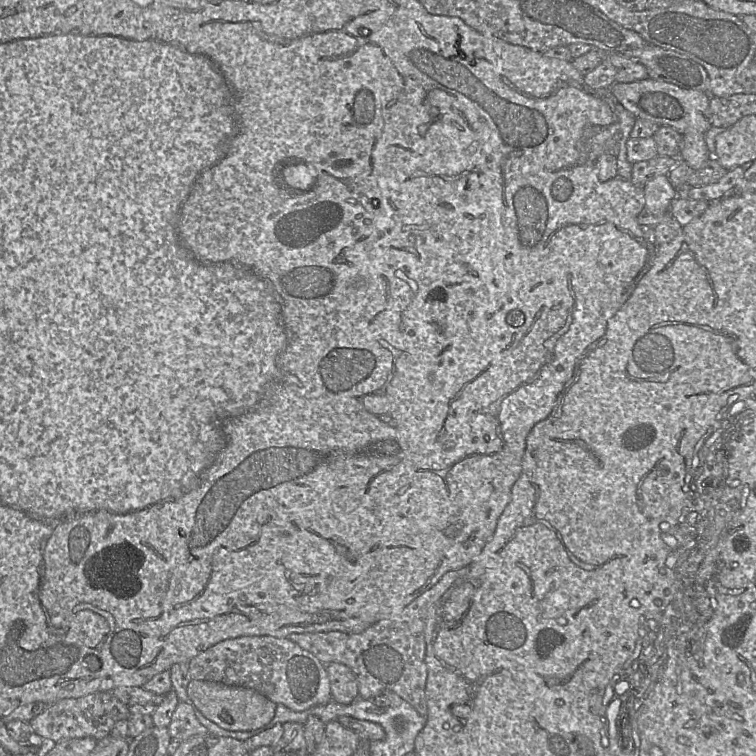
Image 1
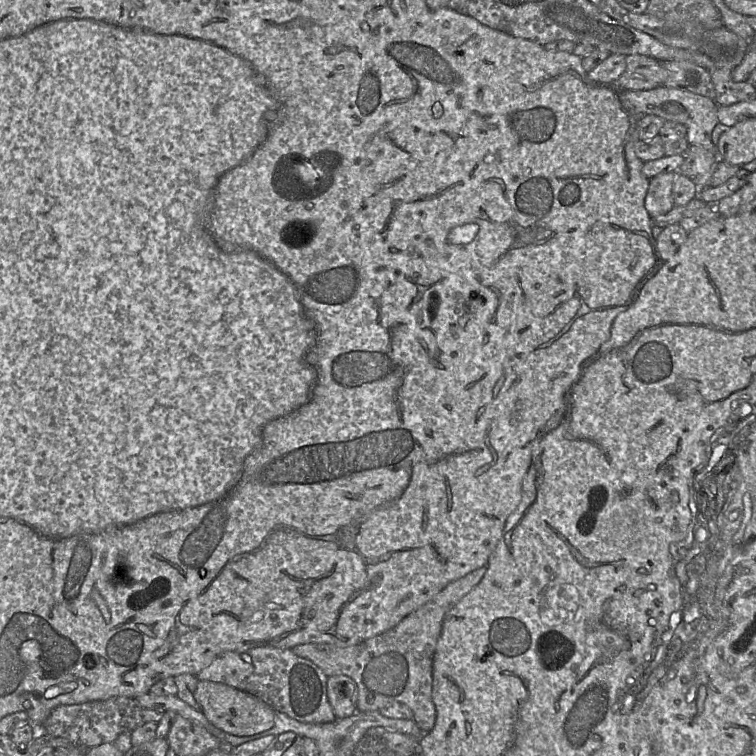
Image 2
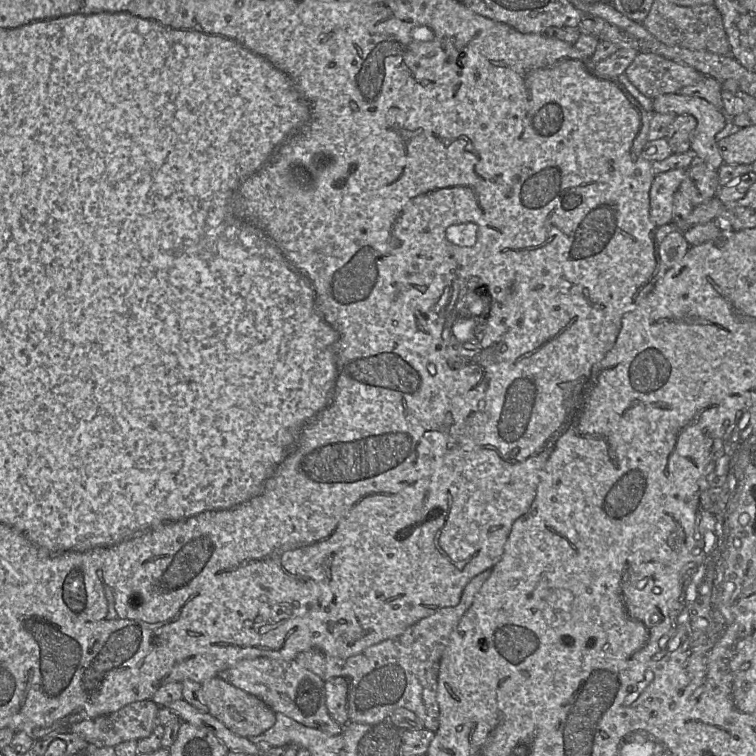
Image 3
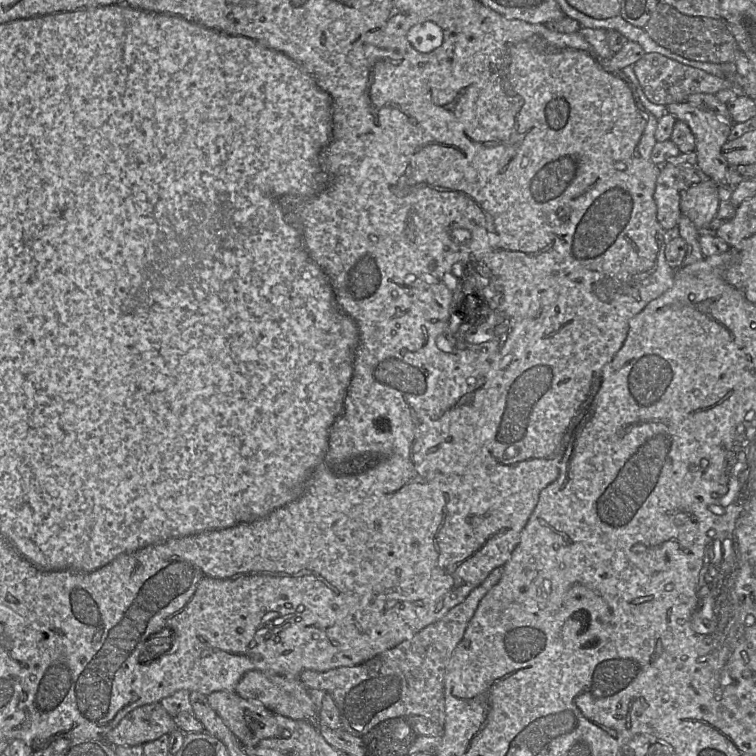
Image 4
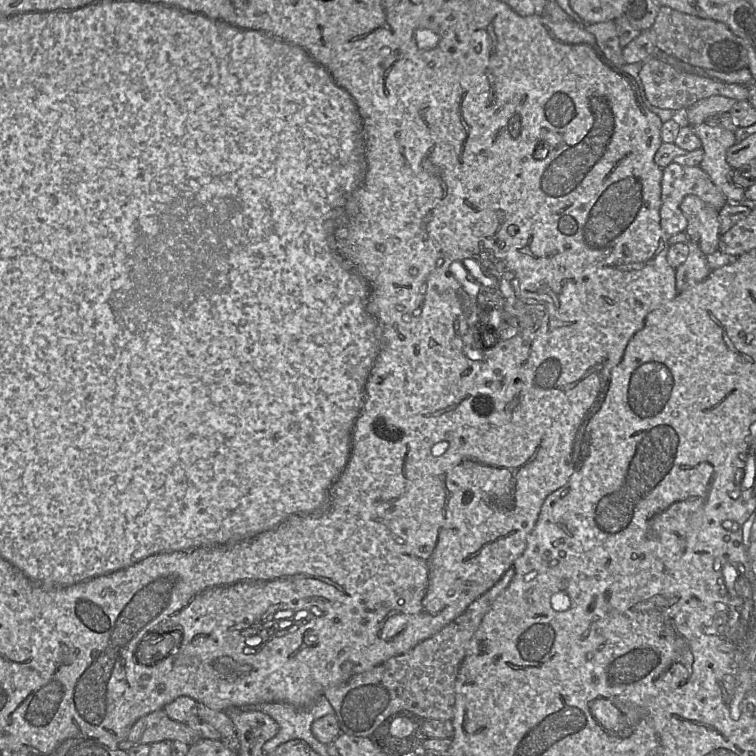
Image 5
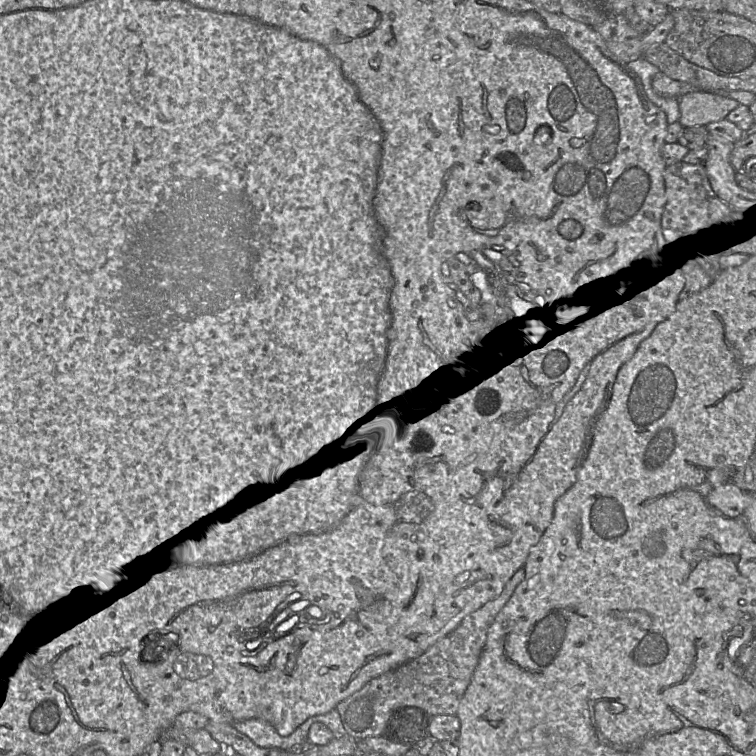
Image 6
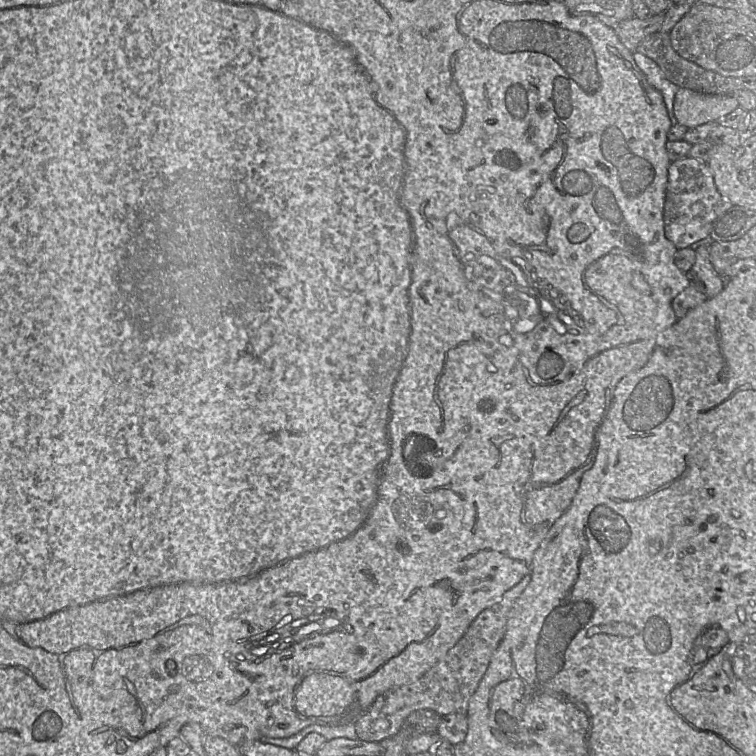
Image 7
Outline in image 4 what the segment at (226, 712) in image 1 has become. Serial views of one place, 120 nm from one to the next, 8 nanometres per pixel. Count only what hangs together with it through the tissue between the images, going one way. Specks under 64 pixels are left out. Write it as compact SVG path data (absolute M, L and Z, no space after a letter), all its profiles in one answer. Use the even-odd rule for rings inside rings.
M228 691L212 692L207 700L243 746L254 747L266 738L290 736L288 730L279 727L275 714L260 702Z

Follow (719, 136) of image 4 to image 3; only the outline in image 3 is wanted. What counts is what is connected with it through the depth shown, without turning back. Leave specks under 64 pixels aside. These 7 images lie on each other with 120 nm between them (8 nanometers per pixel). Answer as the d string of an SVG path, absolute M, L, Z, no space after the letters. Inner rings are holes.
M679 93L663 94L653 99L655 113L690 114L697 120L692 133L691 150L697 159L714 170L724 163L719 151L716 134L728 123L728 116L704 98Z

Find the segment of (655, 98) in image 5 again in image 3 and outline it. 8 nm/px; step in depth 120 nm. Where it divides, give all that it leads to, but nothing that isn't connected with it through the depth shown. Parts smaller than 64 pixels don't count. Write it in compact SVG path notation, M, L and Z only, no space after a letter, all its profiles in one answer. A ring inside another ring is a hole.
M638 53L626 69L625 74L643 95L651 99L663 94L679 93L682 88L695 85L706 77L691 66L669 60L654 53Z

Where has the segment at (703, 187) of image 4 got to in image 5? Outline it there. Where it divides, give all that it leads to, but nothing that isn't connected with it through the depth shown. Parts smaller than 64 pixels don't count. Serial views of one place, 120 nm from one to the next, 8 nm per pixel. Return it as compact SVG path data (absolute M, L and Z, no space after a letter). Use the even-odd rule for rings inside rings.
M687 195L681 202L681 211L687 219L686 233L705 256L719 250L719 210L696 195Z

